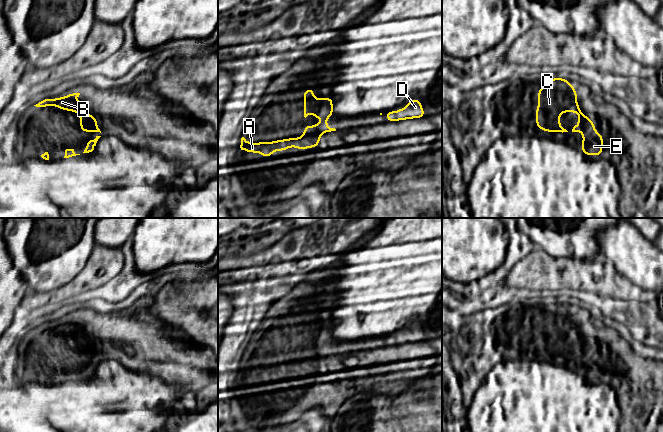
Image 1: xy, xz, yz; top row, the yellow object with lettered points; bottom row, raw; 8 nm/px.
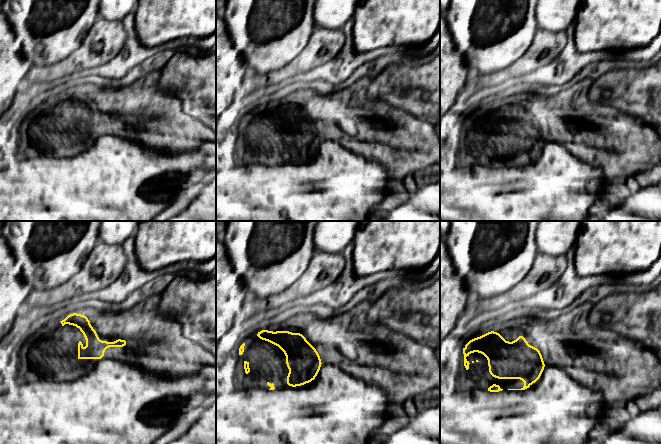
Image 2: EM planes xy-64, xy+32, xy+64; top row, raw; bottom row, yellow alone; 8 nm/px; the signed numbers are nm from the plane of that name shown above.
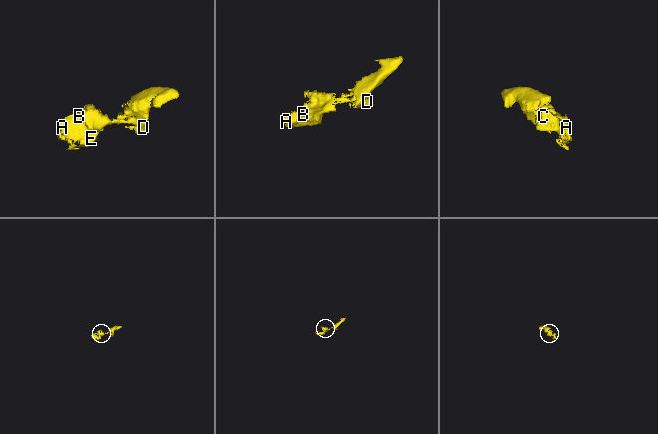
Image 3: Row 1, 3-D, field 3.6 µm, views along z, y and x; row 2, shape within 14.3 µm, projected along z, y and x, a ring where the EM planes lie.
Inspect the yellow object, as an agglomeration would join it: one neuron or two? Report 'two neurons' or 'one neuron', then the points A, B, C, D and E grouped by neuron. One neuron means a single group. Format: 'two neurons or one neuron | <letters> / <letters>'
one neuron | A B C D E

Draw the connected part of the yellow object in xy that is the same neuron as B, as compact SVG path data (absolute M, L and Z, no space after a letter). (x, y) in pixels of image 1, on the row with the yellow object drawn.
M80 93L69 94L60 98L45 99L38 104L36 107L54 106L64 111L72 111L79 113L80 116L80 131L81 132L100 132L97 124L97 117L88 114L84 109L84 104L81 101L77 101Z

